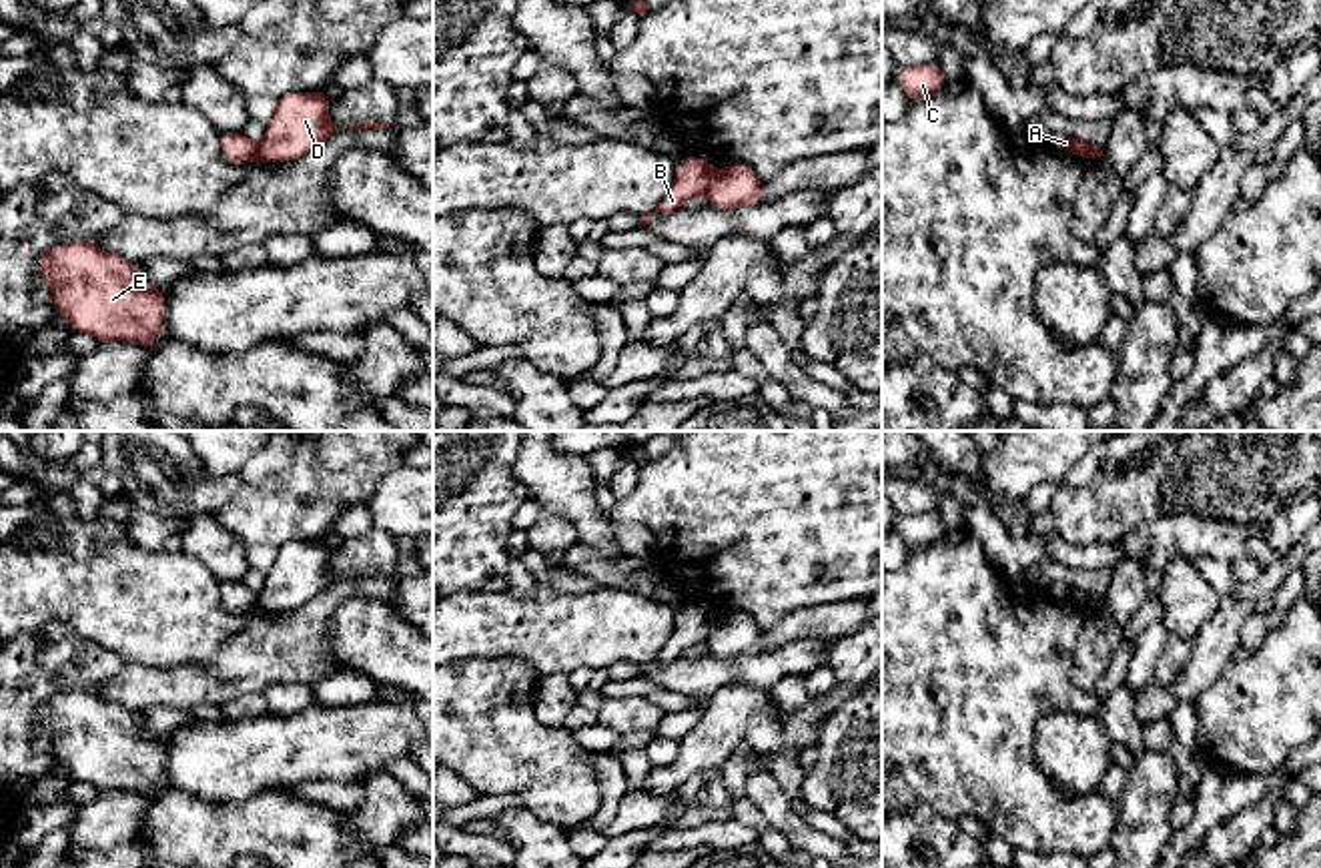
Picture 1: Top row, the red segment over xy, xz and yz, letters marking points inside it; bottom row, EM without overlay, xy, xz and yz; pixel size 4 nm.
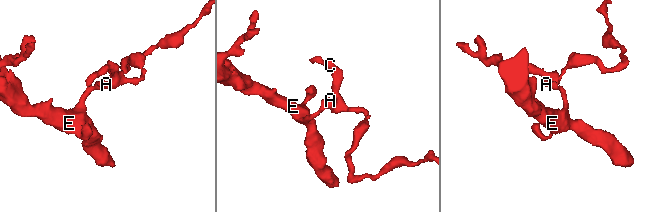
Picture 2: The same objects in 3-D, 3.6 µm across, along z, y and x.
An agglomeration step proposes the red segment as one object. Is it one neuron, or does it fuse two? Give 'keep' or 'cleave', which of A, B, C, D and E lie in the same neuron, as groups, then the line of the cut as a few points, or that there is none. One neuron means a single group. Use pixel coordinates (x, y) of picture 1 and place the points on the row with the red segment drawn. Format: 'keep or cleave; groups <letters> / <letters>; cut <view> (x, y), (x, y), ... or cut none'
cleave; groups A B E / C D; cut xz (714, 171), (704, 191)

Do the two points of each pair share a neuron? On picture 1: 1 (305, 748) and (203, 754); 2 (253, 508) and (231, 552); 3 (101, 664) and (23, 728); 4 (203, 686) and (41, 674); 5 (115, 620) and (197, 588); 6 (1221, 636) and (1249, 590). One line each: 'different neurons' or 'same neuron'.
1: same neuron
2: different neurons
3: same neuron
4: different neurons
5: same neuron
6: same neuron

